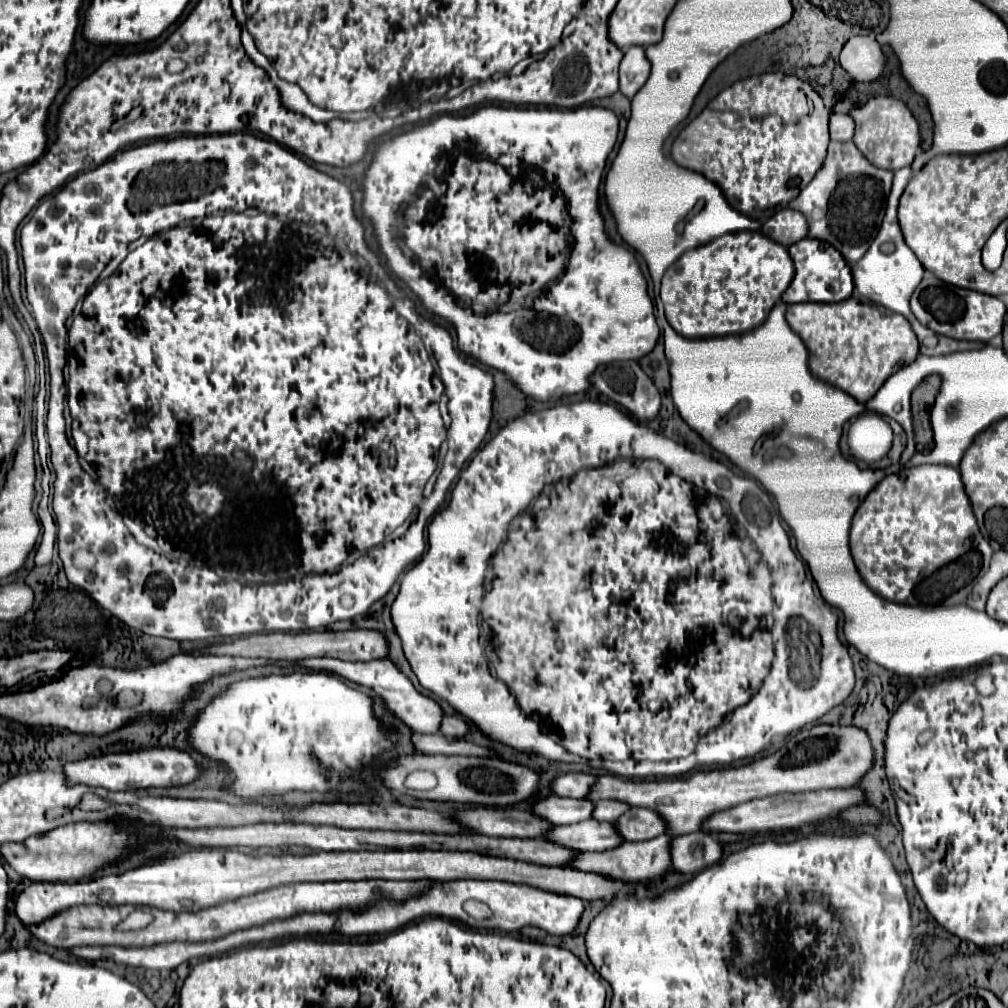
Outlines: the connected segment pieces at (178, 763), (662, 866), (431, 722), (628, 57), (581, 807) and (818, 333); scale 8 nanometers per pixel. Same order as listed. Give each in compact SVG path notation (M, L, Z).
M170 747L164 749L140 749L132 753L116 753L102 757L88 757L82 761L66 763L64 773L70 783L84 783L90 787L104 787L108 791L138 791L146 787L172 787L194 781L200 775L200 765L184 751Z
M658 835L650 841L632 841L632 843L622 843L618 849L602 851L602 853L580 853L578 861L570 863L570 867L576 869L594 869L594 873L606 873L610 877L618 879L628 879L628 881L646 881L660 877L664 871L672 867L672 855L670 855L670 845L676 837L674 835Z
M304 659L304 661L298 661L302 667L308 667L308 669L314 669L314 671L334 671L336 675L352 681L352 683L358 683L362 687L368 687L372 689L376 695L380 695L386 703L386 707L396 715L400 717L410 729L414 731L420 731L420 733L438 733L440 731L440 723L444 719L444 711L438 703L434 703L430 697L424 697L422 693L418 693L414 689L414 685L410 683L410 679L390 661L390 659L384 659L384 661L368 661L368 663L362 663L362 661L340 661L340 659Z
M632 45L626 49L622 65L620 65L620 91L632 99L638 89L648 81L650 77L650 61L646 59L644 47Z
M546 797L538 801L532 811L546 817L552 825L572 825L592 817L594 803L590 799L570 799L570 797Z
M854 291L850 299L844 299L840 303L794 303L786 309L786 321L792 327L794 333L800 335L800 339L808 347L808 367L810 371L830 383L838 389L844 389L848 395L852 395L856 401L866 403L874 397L874 393L882 387L882 383L896 373L898 369L910 365L918 357L918 339L912 331L906 317L900 313L894 313L878 303L872 303L870 299L862 297Z

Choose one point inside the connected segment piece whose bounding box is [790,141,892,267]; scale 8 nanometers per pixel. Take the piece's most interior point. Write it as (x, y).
(844, 204)

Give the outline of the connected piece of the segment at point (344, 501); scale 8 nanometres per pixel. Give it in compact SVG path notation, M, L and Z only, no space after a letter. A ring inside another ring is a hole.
M238 131L238 132L234 132L234 133L226 133L226 134L210 134L210 135L186 135L186 134L184 134L184 135L180 135L180 136L177 136L177 137L176 137L176 139L170 139L170 140L169 140L169 138L167 138L167 139L166 139L166 138L164 138L164 139L156 139L156 140L153 140L153 141L151 141L151 142L148 142L148 143L146 143L146 144L143 144L143 145L138 145L138 147L130 147L130 149L124 149L124 151L120 151L120 153L116 153L116 155L114 155L114 157L112 157L112 159L108 159L108 161L106 161L106 163L102 163L102 165L100 165L100 167L98 167L98 169L92 169L92 171L86 171L86 173L80 173L80 175L78 175L78 177L74 177L74 179L72 179L72 181L68 181L68 183L66 183L66 185L64 185L64 187L62 187L62 189L60 189L60 191L58 191L58 193L56 193L56 195L52 195L52 197L46 197L46 199L44 199L44 201L42 201L42 203L40 203L40 205L38 205L38 207L36 207L36 209L34 209L34 213L32 213L32 217L30 217L30 221L28 221L28 223L26 223L26 225L24 225L24 227L22 227L22 233L20 233L20 245L22 245L22 253L24 253L24 267L26 267L26 292L27 292L27 300L28 300L28 301L29 301L29 303L30 303L30 305L32 305L32 315L34 315L34 319L36 319L36 321L38 321L38 329L40 329L40 335L42 335L42 339L44 339L44 347L46 347L46 357L48 357L48 369L50 369L50 377L52 377L52 381L50 381L50 389L52 389L52 397L50 397L50 407L48 407L48 417L46 417L46 431L48 431L48 439L50 439L50 449L52 449L52 467L54 467L54 473L56 473L56 481L54 481L54 497L52 497L52 509L54 509L54 513L56 513L56 523L58 523L58 533L57 533L57 542L58 542L58 553L59 553L59 557L60 557L60 559L62 559L62 563L64 563L64 571L66 571L66 577L68 577L68 581L70 581L70 583L74 583L74 585L76 585L76 587L80 587L80 589L84 589L84 591L88 591L88 593L90 593L90 597L92 597L92 599L94 599L94 601L96 601L96 603L98 603L98 605L100 605L100 607L102 607L102 609L106 609L106 611L110 611L110 613L112 613L112 615L114 615L114 617L118 617L118 619L120 619L120 621L124 621L124 623L126 623L126 625L128 625L128 627L132 627L132 629L140 629L140 631L142 631L142 633L148 633L148 635L156 635L156 637L168 637L168 639L176 639L176 641L208 641L208 639L220 639L220 637L242 637L242 635L254 635L254 633L264 633L264 631L306 631L306 629L318 629L318 627L326 627L326 625L330 625L330 623L334 623L334 621L342 621L342 619L346 619L346 621L350 621L350 619L354 619L354 617L356 617L356 615L364 615L364 613L366 613L366 611L368 611L368 609L370 609L370 605L372 605L372 603L376 603L376 601L378 601L378 599L382 599L382 597L384 597L384 595L386 595L386 593L388 593L388 591L390 591L390 587L392 587L392 585L394 585L394 583L396 583L396 579L398 579L398 575L400 575L400 573L402 573L402 569L404 569L404 567L406 567L406 565L408 565L408 563L412 563L412 561L416 561L416 559L418 559L418 557L420 557L420 555L422 555L422 551L424 551L424 547L426 547L426 543L424 543L424 525L426 525L426 523L428 523L428 519L430 519L430 517L432 517L432 515L434 515L434 513L436 513L436 511L438 511L438 507L440 507L440 505L442 505L442 503L444 503L444 499L446 499L446 493L448 493L448 489L450 489L450 485L452 485L452 483L454 483L454 479L456 479L456 477L458 477L458 473L460 473L460 471L462 471L462 465L464 465L464 463L466 463L466 461L468 461L468 459L470 459L470 455L472 455L472 453L474 453L474 451L476 451L476 449L478 449L478 445L480 445L480 441L482 441L482 439L484 439L484 435L486 435L486 431L488 431L488 425L490 425L490 415L492 415L492 387L494 387L494 379L492 379L492 375L490 375L490 373L486 373L486 371L484 371L484 369L482 369L482 367L478 367L478 365L474 365L474 363L470 363L470 361L468 361L468 359L466 359L466 357L464 357L464 355L460 355L460 353L458 353L458 351L456 351L456 349L454 349L454 345L452 345L452 339L450 339L450 335L448 335L448 331L446 331L446 329L444 329L444 327L438 327L438 325L434 325L434 323L430 323L430 321L426 321L426 318L427 318L427 317L426 317L426 316L423 316L423 315L422 315L422 314L420 314L420 313L419 313L419 312L418 312L418 311L417 311L417 310L416 310L416 307L415 307L415 304L414 304L414 302L413 302L413 301L412 301L412 300L411 300L411 299L410 299L410 298L407 298L407 297L405 297L405 298L398 298L398 297L402 297L402 295L400 295L400 293L398 293L398 295L396 295L396 294L395 294L395 295L394 295L394 294L392 294L392 292L389 292L389 291L387 291L387 290L386 290L386 289L385 289L385 288L384 288L384 286L382 286L382 285L381 285L381 284L379 284L379 282L378 282L378 280L377 280L377 276L371 276L371 277L368 277L368 275L366 275L366 274L367 274L367 273L368 273L368 267L367 267L367 266L366 266L366 265L365 265L365 264L364 264L364 263L363 263L363 261L365 261L365 259L366 259L366 263L368 263L368 265L370 265L370 271L372 271L372 273L374 273L374 275L380 275L380 277L382 277L382 279L384 279L384 281L386 281L386 283L390 283L390 279L388 279L388 273L386 273L386 269L384 269L384 267L382 267L382 265L380 265L380 259L378 259L378 257L376 257L376 255L374 255L374 253L372 253L372 251L370 251L370 249L368 249L368 247L366 247L366 243L364 243L364 237L362 237L362 225L360 225L360 221L358 221L358 219L356 219L356 215L354 215L354 207L353 207L353 205L354 205L354 199L353 199L353 196L352 196L352 195L350 195L350 189L348 189L348 187L346 187L346 185L344 185L344 183L340 183L340 181L336 181L336 179L332 179L332 177L328 177L328 175L324 175L324 173L320 173L320 171L316 171L316 169L314 169L314 167L310 167L310 165L306 165L306 163L304 163L304 161L302 161L302 159L298 159L298 157L296 157L296 155L294 155L294 153L292 153L292 151L288 151L288 149L284 149L284 147L280 147L280 145L276 145L276 143L274 143L274 141L264 141L264 139L262 139L262 137L256 137L256 135L254 135L254 134L252 134L252 133L250 133L250 132L249 132L249 131ZM194 189L212 189L212 191L210 191L210 193L200 193L200 195L196 195L196 197L188 197L188 193L190 193L190 191L194 191ZM246 209L248 209L248 210L255 210L255 213L253 213L253 214L256 214L256 215L254 215L254 217L248 217L248 215L247 215L247 214L246 214ZM214 229L248 229L248 231L226 231L226 233L224 233L224 235L222 235L222 233L220 233L220 231L216 231L216 235L214 235ZM122 251L130 251L130 253L128 253L128 255L126 255L126 257L124 257L124 259L122 259L122 263L120 263L120 265L118 265L118 269L116 269L116 271L114 271L114 273L112 273L112 275L110 275L110 277L106 277L106 279L100 279L100 281L98 281L98 277L100 277L100 273L102 273L102 271L104 271L104 269L106 269L106 265L108 265L108 263L110 263L110 261L112 261L112 259L114 259L114 257L118 257L118 255L120 255L120 253L122 253ZM82 297L84 297L84 301L82 301L82 311L80 311L80 313L78 313L78 315L76 315L76 317L74 317L74 319L72 319L72 325L70 325L70 357L68 357L68 375L70 375L70 379L68 379L68 405L67 405L67 398L66 398L66 400L65 400L65 403L64 403L64 397L66 397L66 387L64 387L64 377L62 377L62 369L64 369L64 365L66 365L66 321L68 321L68 317L70 317L70 315L72 315L72 311L74 311L74 307L76 307L76 303L78 303L78 301L80 301L80 299L82 299ZM442 419L443 419L443 420L444 420L444 421L451 421L451 420L452 420L452 423L450 423L450 427L448 427L448 444L447 444L447 442L446 442L446 441L444 441L444 439L446 439L446 427L444 427L444 425L442 425ZM74 441L76 441L76 449L78 449L78 455L80 455L80 457L84 457L84 459L86 459L86 461L88 461L88 463L90 463L90 465L92 465L92 467L94 467L94 469L96 469L96 473L98 473L98 481L100 481L100 483L122 483L122 485L126 485L126 501L134 501L134 499L136 499L136 519L134 519L134 525L132 525L132 527L128 527L128 525L124 525L124 521L122 521L122 517L120 517L120 515L118 515L118 513L116 513L116 511L112 511L112 509L110 509L110 507L108 507L108 503L106 503L106 501L102 501L102 485L100 485L100 483L98 483L98 481L94 481L94 479L92 479L92 477L90 477L90 475L88 475L88 473L86 473L86 471L84 471L84 469L82 469L82 467L80 467L80 463L78 463L78 455L76 455L76 449L74 449ZM438 447L440 447L440 449L439 449L439 452L438 452L438 466L439 466L439 468L440 468L440 466L442 466L442 469L440 469L440 475L432 475L432 473L434 473L434 469L436 469L436 461L434 461L434 453L436 453L436 449L438 449ZM418 503L420 503L420 507L418 507L418 515L416 515L416 517L414 517L414 519L412 519L412 521L406 521L406 519L408 519L408 517L410 517L410 513L412 513L412 509L414 509L414 507L416 507L416 505L418 505ZM126 527L128 527L128 529L132 529L132 533L134 533L134 535L142 535L142 541L144 541L144 543L146 543L146 545L154 545L154 549L158 549L158 551L154 551L154 549L150 549L150 547L146 547L146 545L142 545L142 543L138 543L138 541L136 541L136 539L134 539L134 537L132 537L132 535L130 535L130 533L128 533L128 529L126 529ZM390 533L392 533L392 534L391 534L391 536L392 536L392 539L394 539L394 541L390 541L390 543L382 543L382 545L378 545L378 543L380 543L380 541L384 541L384 537L386 537L386 535L390 535ZM78 551L88 551L88 553L90 553L90 555L92 555L92 557L94 557L94 565L92 565L92 567L80 567L80 565L78 565L78 563L76 563L76 561L74 561L74 555L76 555L76 553L78 553ZM350 551L366 551L366 553L364 553L364 555L362 555L362 557L358 557L358 559L356 559L356 561L354 561L354 563L350 563L350 565L342 565L342 564L343 564L343 562L344 562L344 561L346 561L346 557L348 557L348 553L350 553Z

